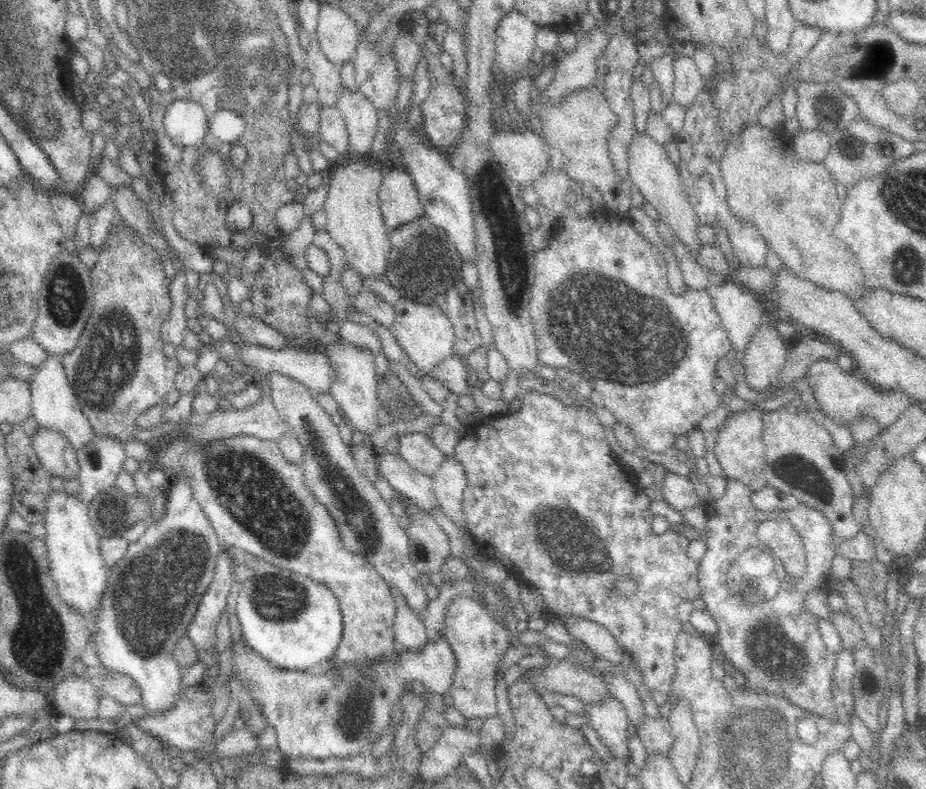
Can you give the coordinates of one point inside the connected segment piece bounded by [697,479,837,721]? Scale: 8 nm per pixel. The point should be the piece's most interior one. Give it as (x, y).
(776, 645)

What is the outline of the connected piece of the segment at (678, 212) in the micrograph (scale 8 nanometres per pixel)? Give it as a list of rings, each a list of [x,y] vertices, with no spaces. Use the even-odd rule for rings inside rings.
[[[637,130],[631,134],[626,147],[629,180],[634,189],[642,193],[646,202],[650,203],[657,214],[662,215],[668,225],[672,227],[673,235],[678,235],[690,253],[694,254],[702,245],[696,236],[699,225],[694,210],[690,207],[685,184],[681,174],[674,167],[668,152],[662,148],[650,135]]]

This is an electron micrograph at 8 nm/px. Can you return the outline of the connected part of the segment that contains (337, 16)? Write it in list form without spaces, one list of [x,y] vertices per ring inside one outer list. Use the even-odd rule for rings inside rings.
[[[332,2],[321,4],[316,27],[317,42],[326,59],[337,67],[353,58],[358,46],[355,21]]]

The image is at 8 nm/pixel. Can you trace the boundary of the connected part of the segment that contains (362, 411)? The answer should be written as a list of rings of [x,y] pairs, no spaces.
[[[340,336],[335,341],[317,347],[326,356],[331,366],[331,372],[333,372],[329,394],[336,401],[339,409],[344,412],[344,416],[359,432],[365,436],[373,434],[379,428],[377,412],[380,411],[380,405],[376,399],[376,359],[374,353],[366,345],[350,343]]]

